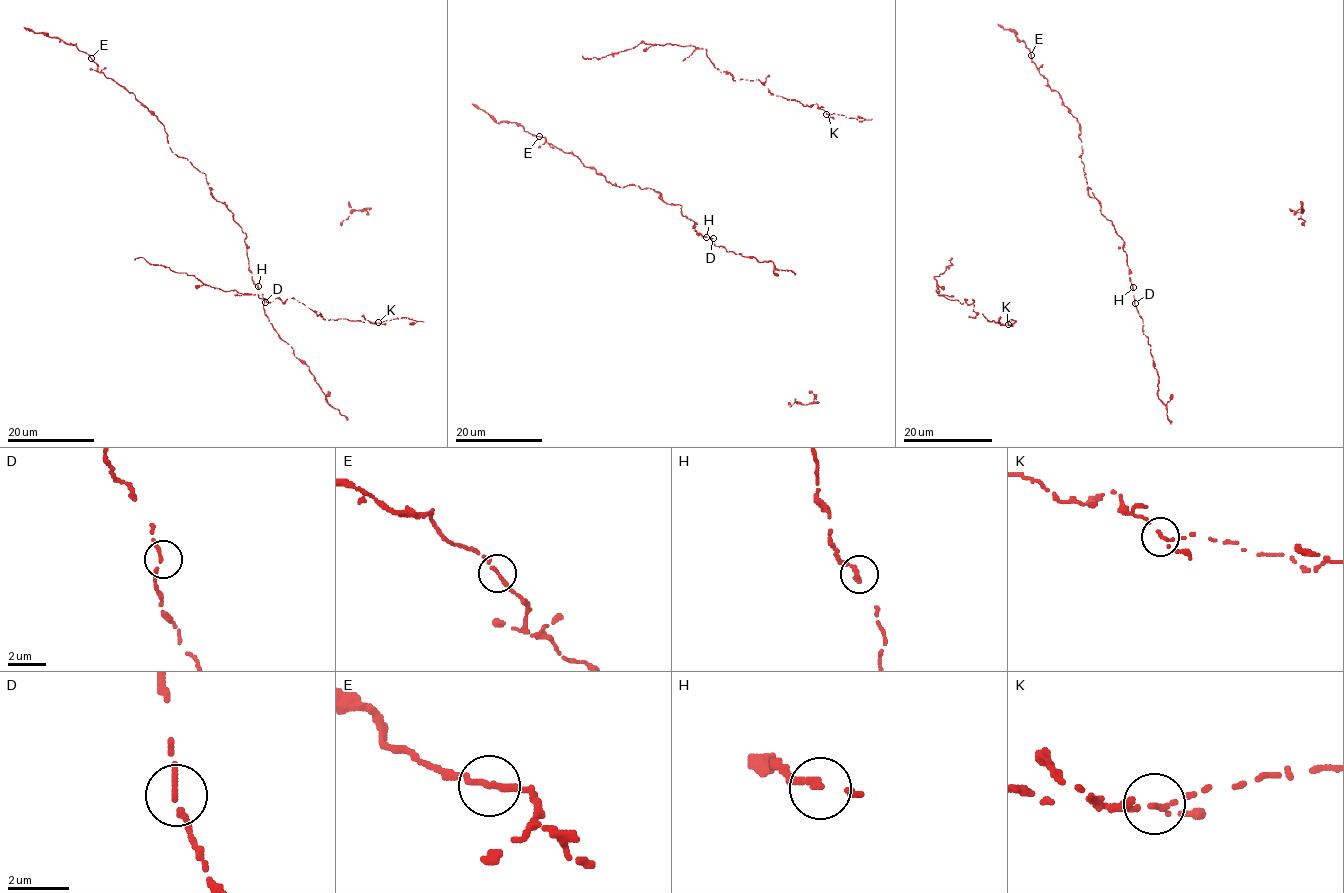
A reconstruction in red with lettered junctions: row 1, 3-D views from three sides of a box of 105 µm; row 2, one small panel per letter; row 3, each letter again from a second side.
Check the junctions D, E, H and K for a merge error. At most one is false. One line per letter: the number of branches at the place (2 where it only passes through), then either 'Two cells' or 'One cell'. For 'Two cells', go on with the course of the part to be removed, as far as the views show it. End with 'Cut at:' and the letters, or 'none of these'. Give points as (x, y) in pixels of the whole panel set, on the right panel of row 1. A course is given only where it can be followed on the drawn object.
D: Branches: 1. One cell
E: Branches: 1. One cell
H: Branches: 1. One cell
K: Branches: 1. One cell
Cut at: none of these

